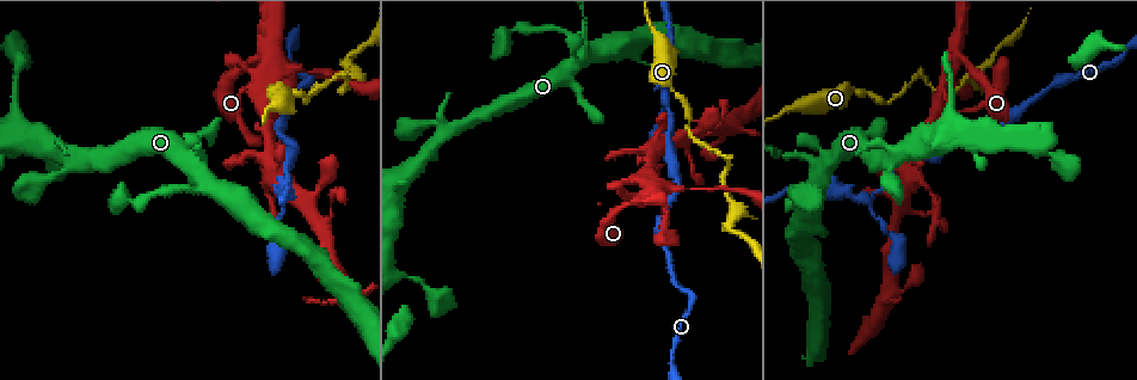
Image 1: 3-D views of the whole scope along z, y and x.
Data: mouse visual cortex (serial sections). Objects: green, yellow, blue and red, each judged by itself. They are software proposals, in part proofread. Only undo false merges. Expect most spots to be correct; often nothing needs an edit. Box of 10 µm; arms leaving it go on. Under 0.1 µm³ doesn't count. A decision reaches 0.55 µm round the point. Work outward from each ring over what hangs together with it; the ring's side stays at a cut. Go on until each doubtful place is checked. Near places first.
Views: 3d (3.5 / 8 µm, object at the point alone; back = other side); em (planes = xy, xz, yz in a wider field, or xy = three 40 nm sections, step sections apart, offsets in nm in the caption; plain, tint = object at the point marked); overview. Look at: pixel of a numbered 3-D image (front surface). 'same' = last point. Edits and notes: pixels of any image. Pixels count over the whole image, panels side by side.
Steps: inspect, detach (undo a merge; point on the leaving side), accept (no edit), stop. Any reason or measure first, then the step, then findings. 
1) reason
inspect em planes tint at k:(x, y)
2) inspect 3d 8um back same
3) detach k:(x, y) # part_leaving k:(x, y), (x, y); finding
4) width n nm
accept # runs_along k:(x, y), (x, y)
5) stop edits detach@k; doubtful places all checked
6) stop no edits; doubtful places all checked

abrupt turn
inspect 3d 3.5um at 1:(342, 77)

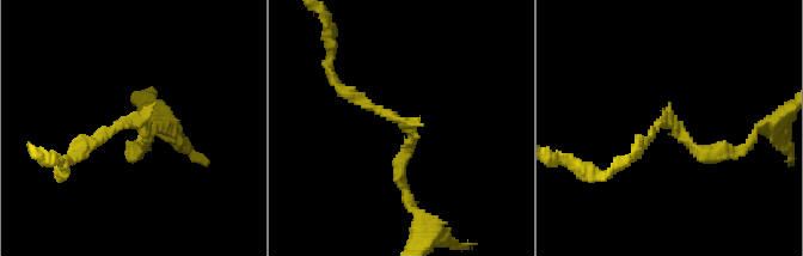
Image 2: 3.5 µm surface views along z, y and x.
arm_widths 150, 200 nm
inspect em xy step 5 tint at 2:(400, 122)

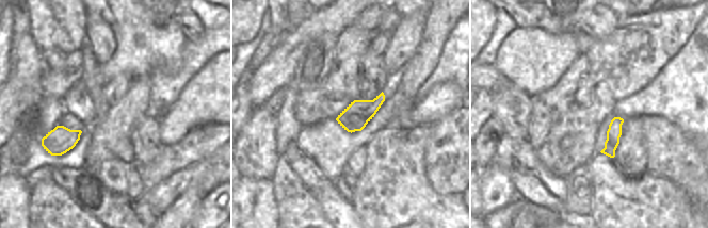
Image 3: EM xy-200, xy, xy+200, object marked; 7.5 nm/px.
width 200 nm
accept # runs_along 2:(343, 89), (414, 134), (402, 183); all the same cell

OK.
arms part here
inspect 3d 8um at 1:(354, 77)

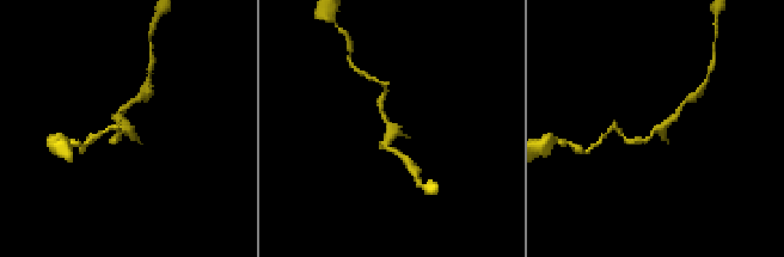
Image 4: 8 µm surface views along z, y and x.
zoom in
inspect 3d 3.5um same

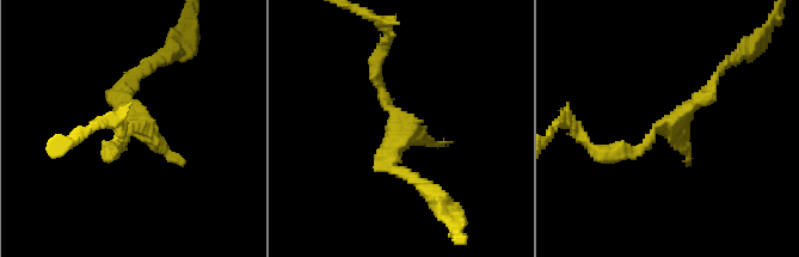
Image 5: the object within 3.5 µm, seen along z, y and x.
arms 3; arm_widths 100, 150, 150 nm; shape alone is not enough
inspect em xy step 1 tint at 5:(662, 127)

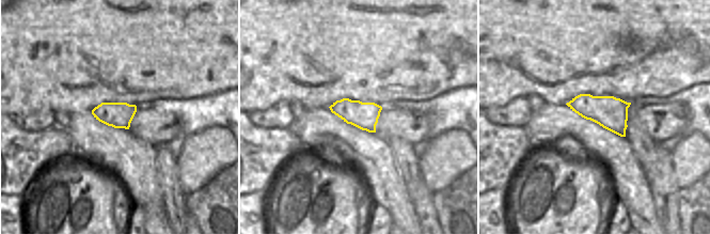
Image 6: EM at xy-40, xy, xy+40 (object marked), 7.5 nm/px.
accept # runs_along 5:(601, 152), (635, 155), (714, 78); one cell here

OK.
sharp bend
inspect 3d 8um at 1:(867, 199)

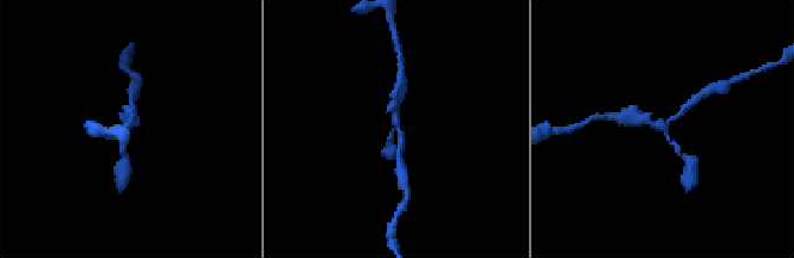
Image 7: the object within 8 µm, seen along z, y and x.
inspect 3d 3.5um same

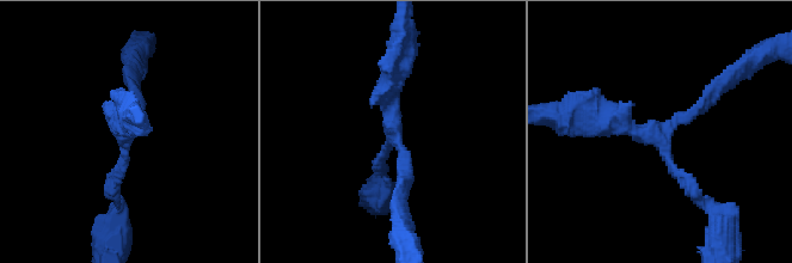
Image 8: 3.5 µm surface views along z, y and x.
accept # all the same cell

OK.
four-way junction
inspect 3d 3.5um at 1:(956, 57)

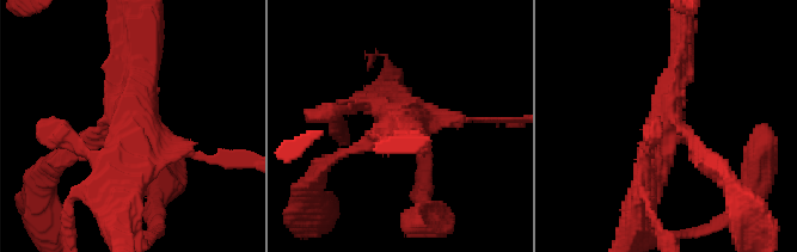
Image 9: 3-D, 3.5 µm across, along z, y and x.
shape alone is not enough
inspect em xy step 5 tint at 9:(674, 129)

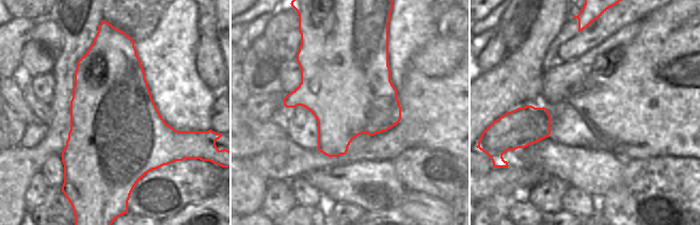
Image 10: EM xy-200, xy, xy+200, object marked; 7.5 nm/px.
another direction
inspect em xy step 1 tint same

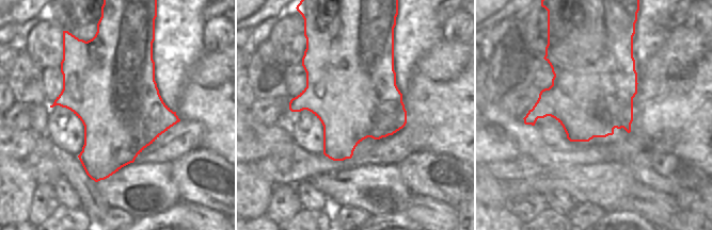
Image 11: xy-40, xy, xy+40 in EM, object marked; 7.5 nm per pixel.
accept # runs_along 9:(326, 165), (392, 131), (388, 104); continuous, no second cell

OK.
stop no edits; doubtful places all checked

